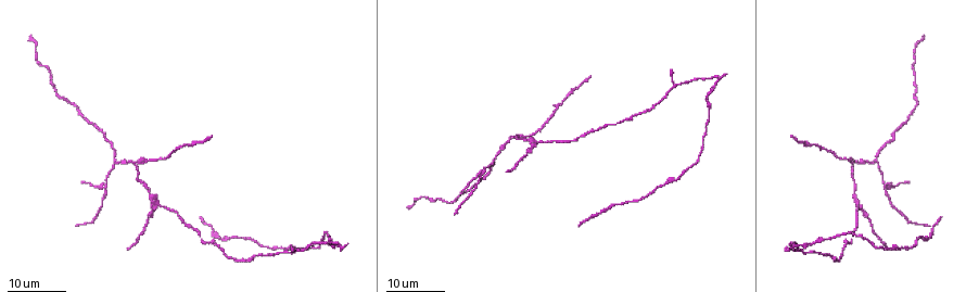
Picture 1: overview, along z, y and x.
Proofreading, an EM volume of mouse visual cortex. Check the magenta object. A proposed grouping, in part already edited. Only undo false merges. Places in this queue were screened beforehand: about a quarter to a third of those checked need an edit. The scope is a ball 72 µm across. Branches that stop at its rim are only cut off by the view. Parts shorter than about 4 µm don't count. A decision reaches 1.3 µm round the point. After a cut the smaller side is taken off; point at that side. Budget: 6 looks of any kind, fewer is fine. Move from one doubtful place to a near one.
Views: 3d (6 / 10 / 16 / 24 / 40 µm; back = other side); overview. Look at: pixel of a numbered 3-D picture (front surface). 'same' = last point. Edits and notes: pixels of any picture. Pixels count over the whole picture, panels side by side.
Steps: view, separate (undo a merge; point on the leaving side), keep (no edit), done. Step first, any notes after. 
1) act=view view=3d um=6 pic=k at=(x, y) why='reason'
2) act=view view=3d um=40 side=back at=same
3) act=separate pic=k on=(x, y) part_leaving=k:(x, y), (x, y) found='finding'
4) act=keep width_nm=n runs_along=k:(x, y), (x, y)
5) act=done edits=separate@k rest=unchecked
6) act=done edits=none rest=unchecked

act=view view=3d um=24 pic=1 at=(115, 161) why='arms part here'

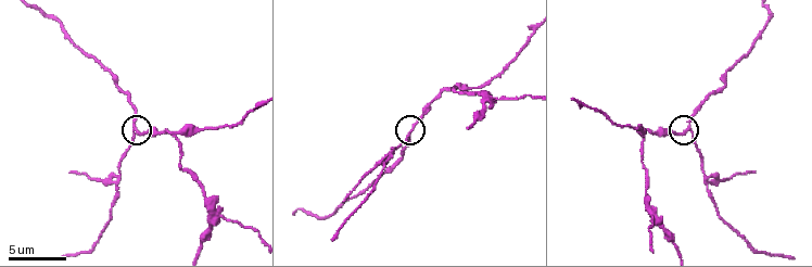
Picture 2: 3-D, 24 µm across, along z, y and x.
act=view view=3d um=6 pic=2 at=(133, 127) why='closer look'

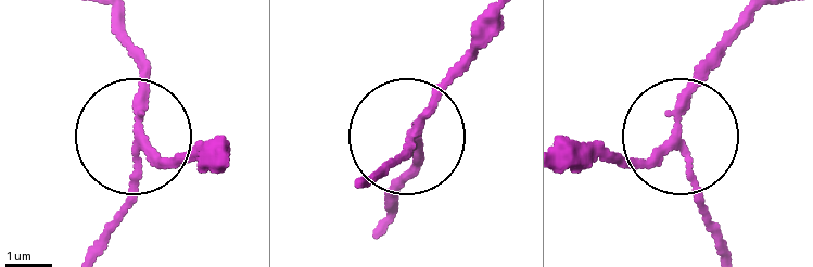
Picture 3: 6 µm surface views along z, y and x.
act=separate pic=3 on=(129, 206) side_arm_um=19 part_leaving=3:(138, 138), (135, 203), (99, 250) found='two cells meet here'

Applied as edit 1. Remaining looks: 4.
act=view view=3d um=10 pic=2 at=(482, 101) why='two arms in line, one across'

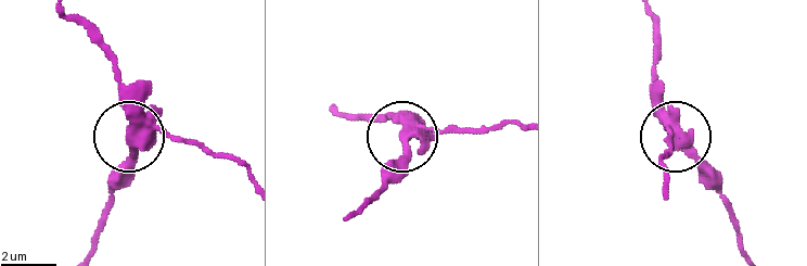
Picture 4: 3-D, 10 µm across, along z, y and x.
act=separate pic=4 on=(137, 154) arms=3 part_leaving=4:(139, 126), (136, 152), (94, 250) found='two cells meet here'

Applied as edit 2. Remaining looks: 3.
act=view view=overview

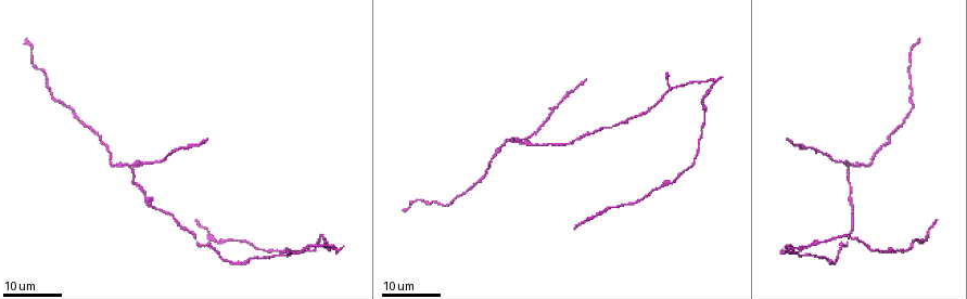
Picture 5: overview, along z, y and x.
act=view view=3d um=16 pic=5 at=(130, 165) why='three-way junction'

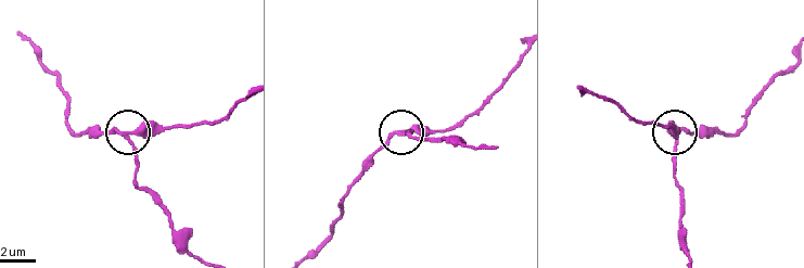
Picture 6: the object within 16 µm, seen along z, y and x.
act=view view=3d um=6 pic=6 at=(128, 136)

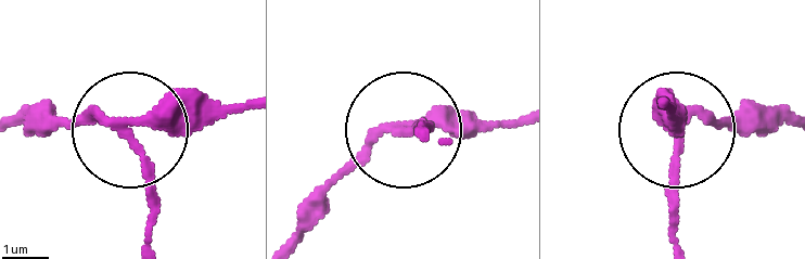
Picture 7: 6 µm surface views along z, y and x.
act=separate pic=7 on=(189, 100) part_leaving=7:(131, 120), (244, 108) found='two cells meet here'

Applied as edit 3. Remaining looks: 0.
act=done edits=separate@3,separate@4,separate@7 rest=unchecked

